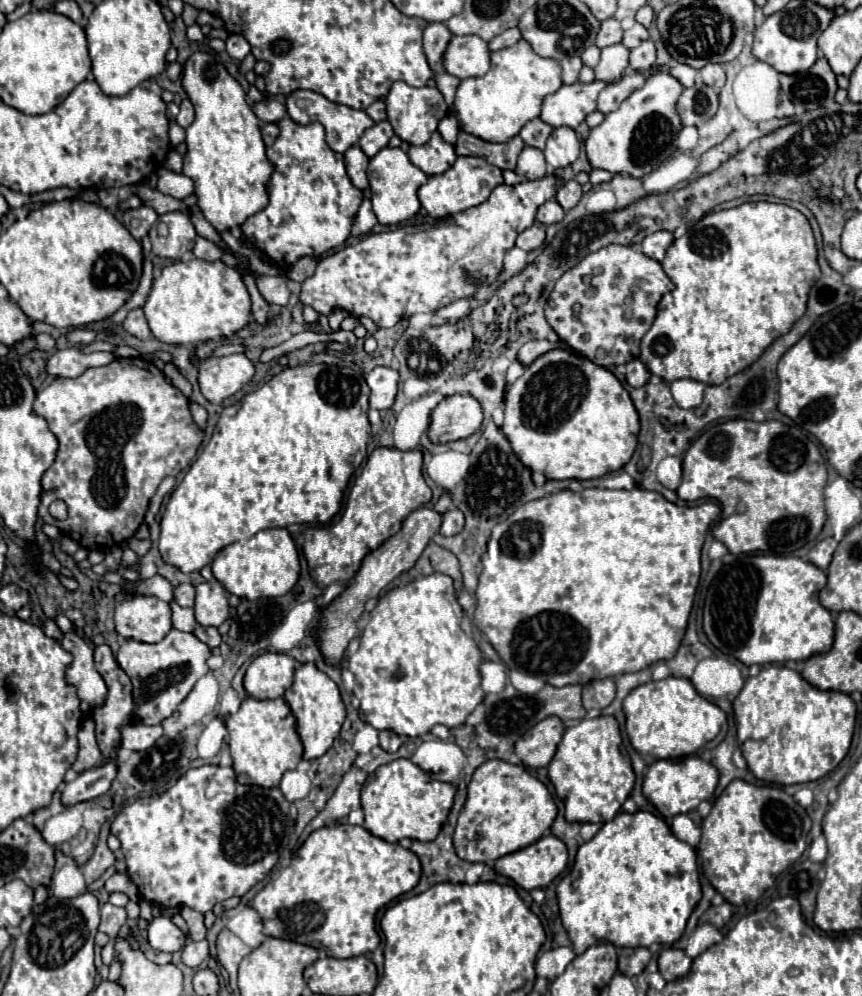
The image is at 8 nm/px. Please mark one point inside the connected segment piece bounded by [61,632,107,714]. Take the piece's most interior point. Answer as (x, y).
(82, 674)

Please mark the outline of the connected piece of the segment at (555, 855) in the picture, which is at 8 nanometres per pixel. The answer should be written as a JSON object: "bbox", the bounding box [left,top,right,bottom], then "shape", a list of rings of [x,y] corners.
{"bbox":[495,834,567,890],"shape":[[[553,834],[511,852],[495,862],[495,870],[525,890],[547,888],[567,868],[567,846]]]}

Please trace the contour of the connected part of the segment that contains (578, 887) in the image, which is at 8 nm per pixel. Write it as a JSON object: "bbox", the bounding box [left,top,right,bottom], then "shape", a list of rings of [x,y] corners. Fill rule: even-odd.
{"bbox":[557,810,701,954],"shape":[[[645,810],[635,814],[619,812],[613,820],[605,822],[589,842],[579,846],[569,876],[563,876],[557,884],[557,900],[561,922],[573,942],[575,954],[583,954],[597,942],[631,948],[651,946],[653,942],[673,944],[685,932],[687,920],[701,900],[697,854],[687,842],[677,840],[671,834],[661,816]]]}

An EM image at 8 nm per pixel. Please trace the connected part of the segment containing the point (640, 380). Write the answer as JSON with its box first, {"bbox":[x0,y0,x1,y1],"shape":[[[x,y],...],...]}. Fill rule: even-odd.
{"bbox":[625,360,649,388],"shape":[[[631,360],[627,364],[627,372],[625,372],[625,378],[627,378],[627,384],[633,386],[633,388],[639,388],[643,386],[647,380],[649,380],[649,372],[645,368],[645,364],[641,364],[641,360]]]}

